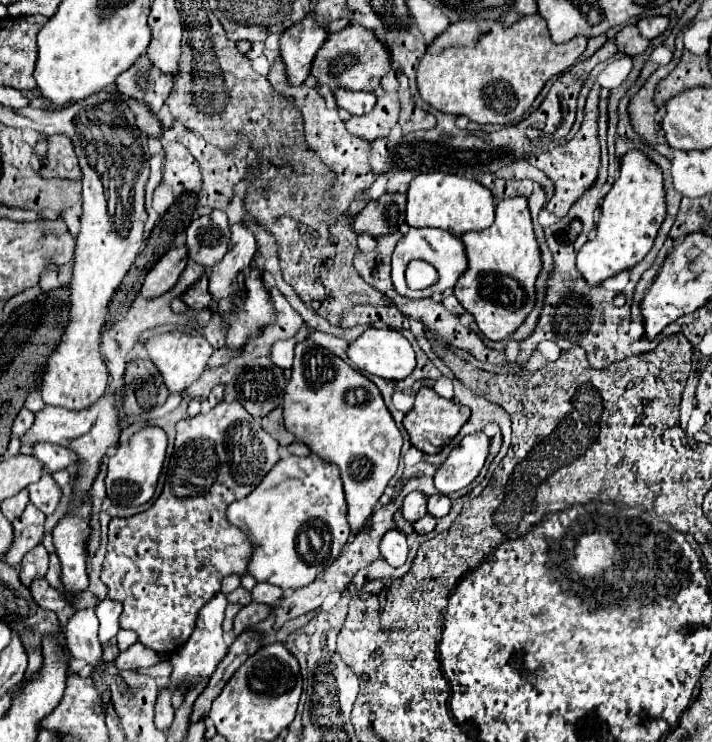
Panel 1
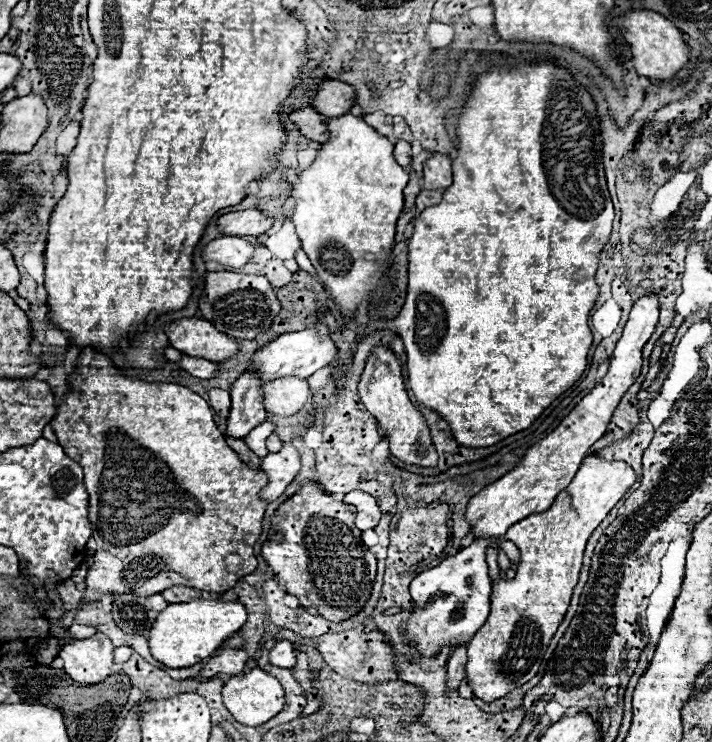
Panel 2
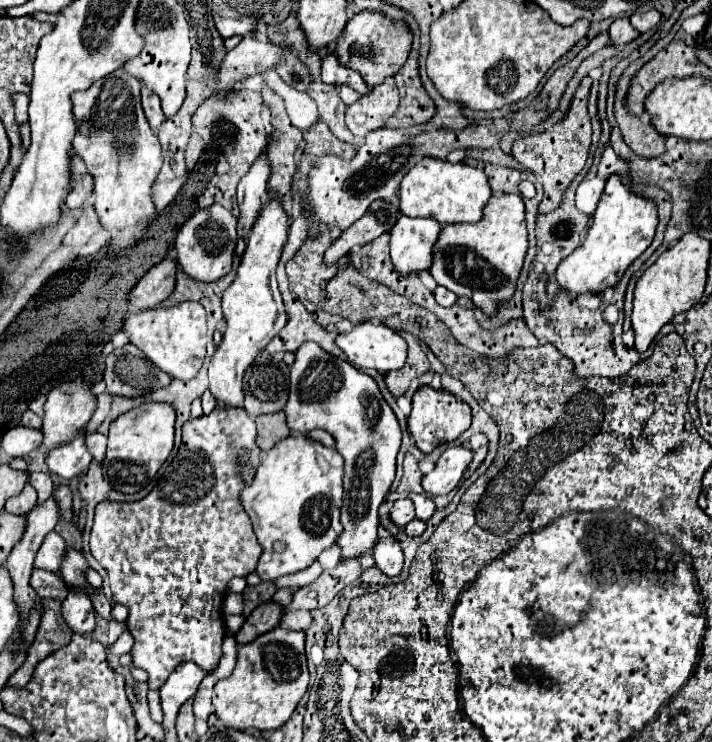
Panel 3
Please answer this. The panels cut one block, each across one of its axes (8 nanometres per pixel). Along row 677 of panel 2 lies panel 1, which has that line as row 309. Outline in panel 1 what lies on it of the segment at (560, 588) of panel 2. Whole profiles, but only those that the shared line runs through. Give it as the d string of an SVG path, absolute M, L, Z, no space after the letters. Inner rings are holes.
M524 196L500 200L494 224L480 232L466 232L462 242L466 246L468 270L454 286L454 296L474 316L488 340L508 340L534 310L536 278L542 272L542 254L532 230L528 200Z

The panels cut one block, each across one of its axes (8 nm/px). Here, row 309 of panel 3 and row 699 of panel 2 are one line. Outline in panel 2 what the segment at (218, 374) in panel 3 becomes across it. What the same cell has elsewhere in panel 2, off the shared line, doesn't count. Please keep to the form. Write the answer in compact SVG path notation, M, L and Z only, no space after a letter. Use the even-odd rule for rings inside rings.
M254 668L244 676L230 678L222 688L222 700L224 706L230 710L230 714L234 716L234 720L238 720L244 726L260 726L266 724L284 708L284 690L274 676L266 674L260 668Z

